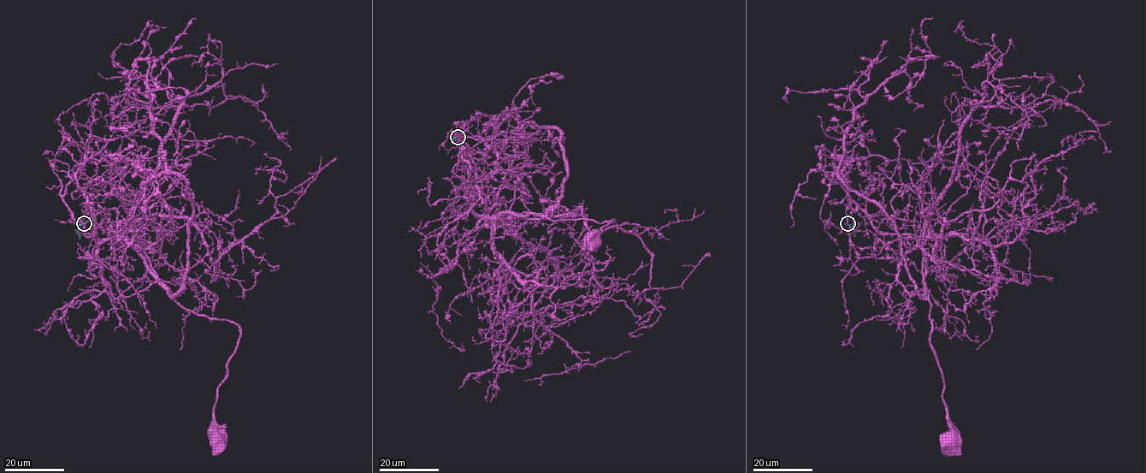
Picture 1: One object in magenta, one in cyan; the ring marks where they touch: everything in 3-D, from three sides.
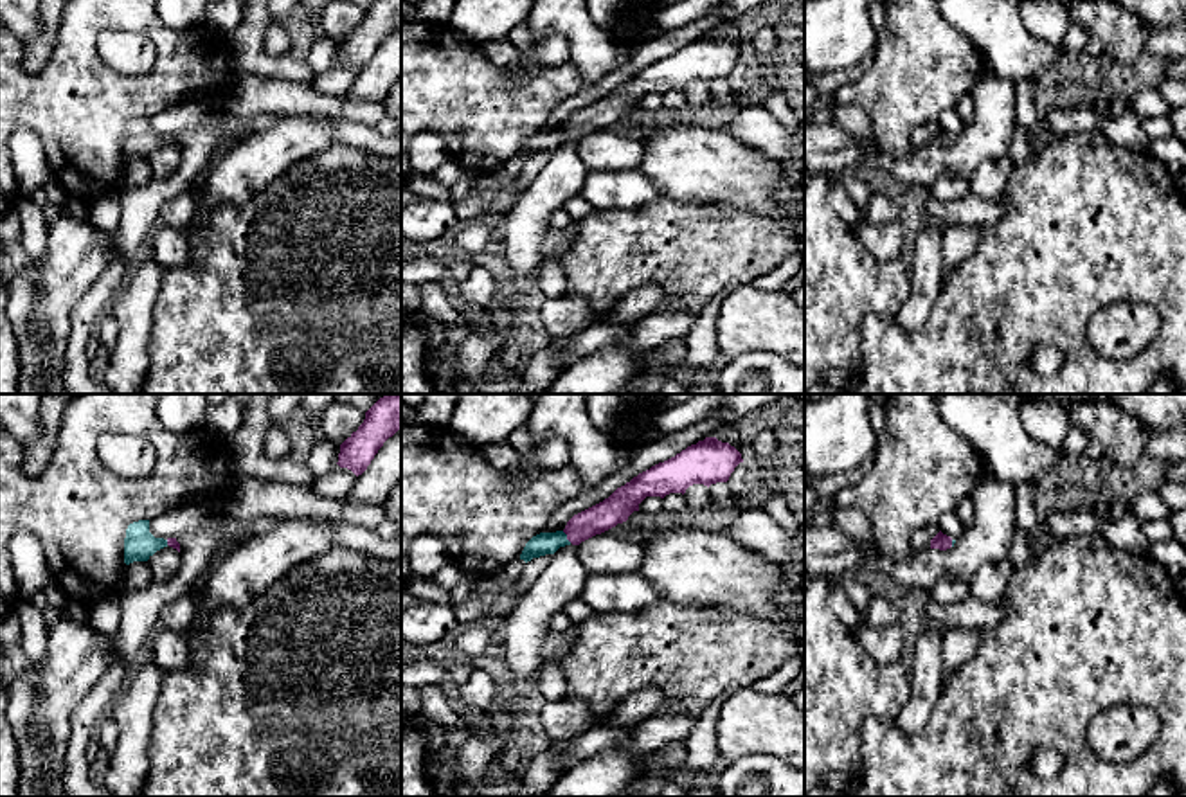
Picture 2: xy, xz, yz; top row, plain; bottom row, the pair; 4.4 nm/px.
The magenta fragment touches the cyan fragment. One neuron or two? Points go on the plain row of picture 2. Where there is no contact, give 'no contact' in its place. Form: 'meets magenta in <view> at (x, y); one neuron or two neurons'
meets magenta in xz at (567, 134); one neuron

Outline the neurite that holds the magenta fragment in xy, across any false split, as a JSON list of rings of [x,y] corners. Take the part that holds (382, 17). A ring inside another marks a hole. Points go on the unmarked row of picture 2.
[[[374,0],[364,20],[342,41],[338,63],[362,72],[383,40],[401,27],[401,0]]]

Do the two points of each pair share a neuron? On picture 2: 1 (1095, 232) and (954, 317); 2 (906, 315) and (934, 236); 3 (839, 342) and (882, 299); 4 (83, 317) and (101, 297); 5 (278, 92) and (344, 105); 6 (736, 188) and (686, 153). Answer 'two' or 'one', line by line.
1: one
2: one
3: one
4: one
5: one
6: one

